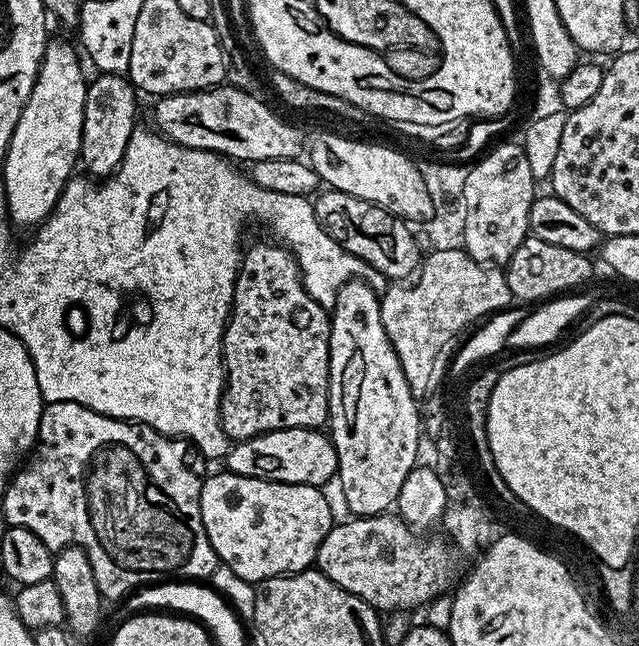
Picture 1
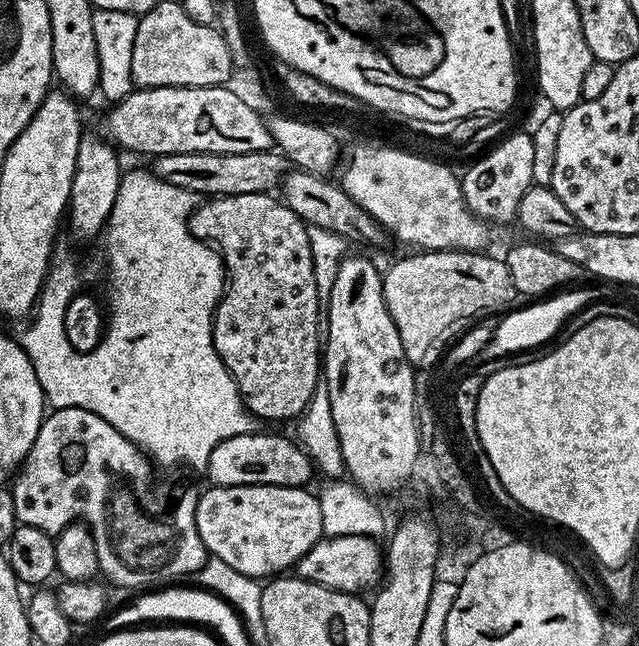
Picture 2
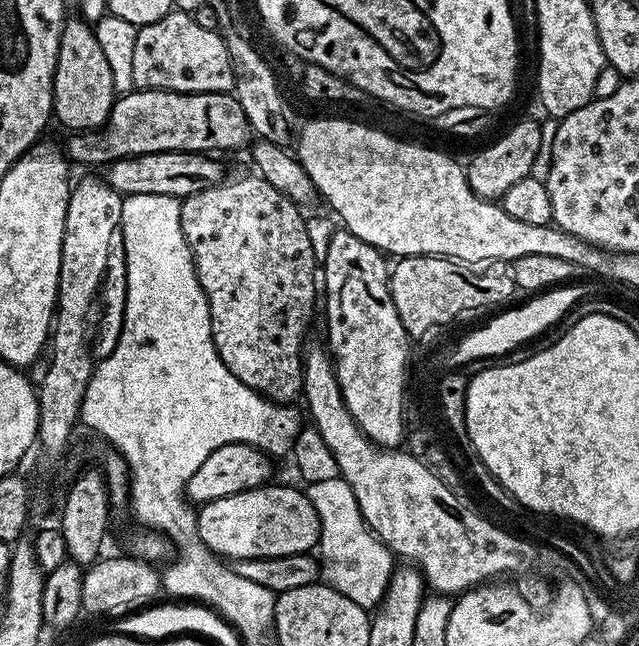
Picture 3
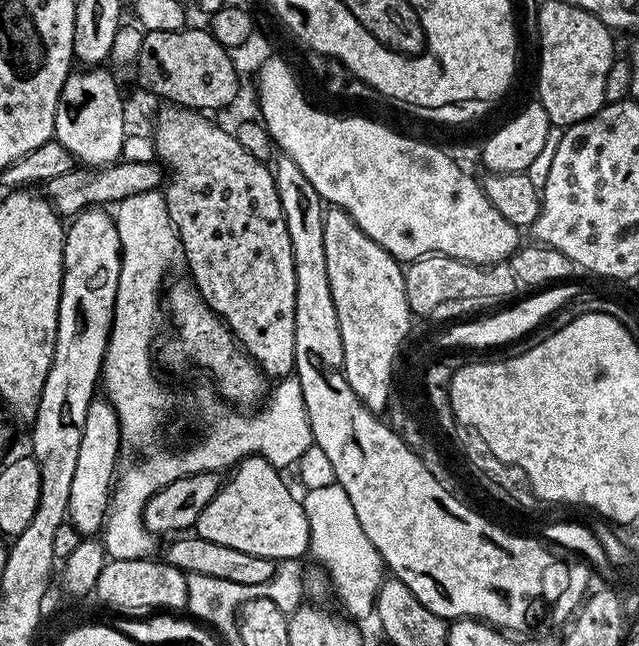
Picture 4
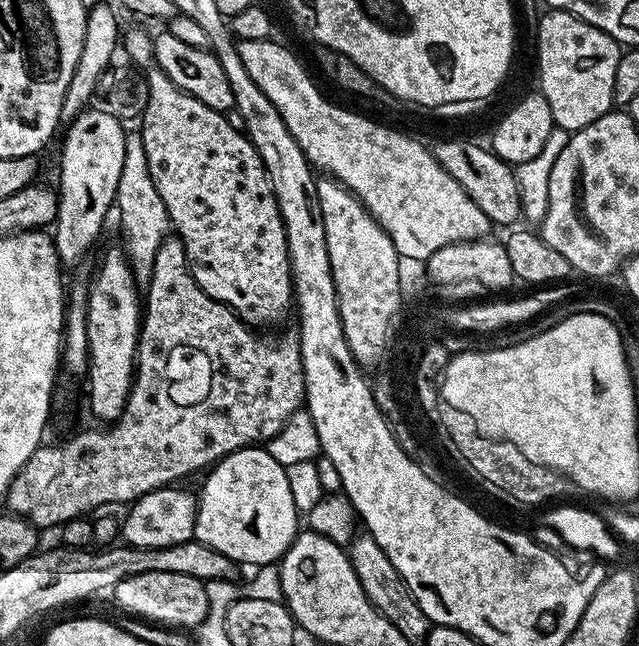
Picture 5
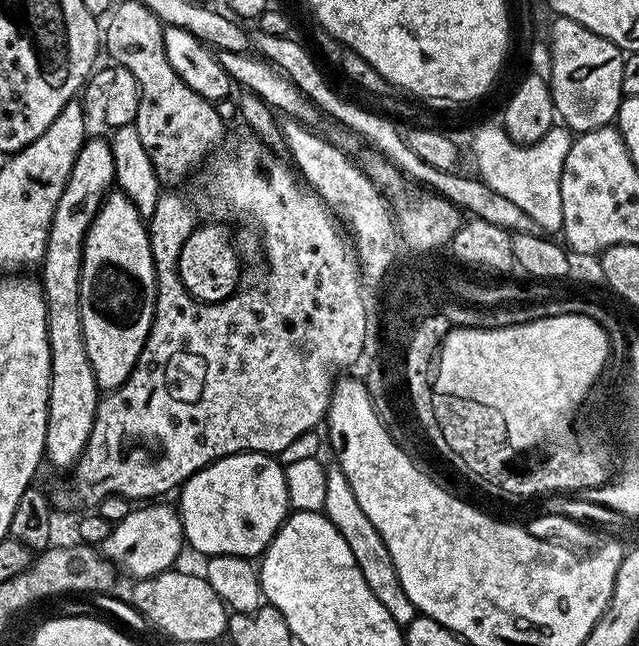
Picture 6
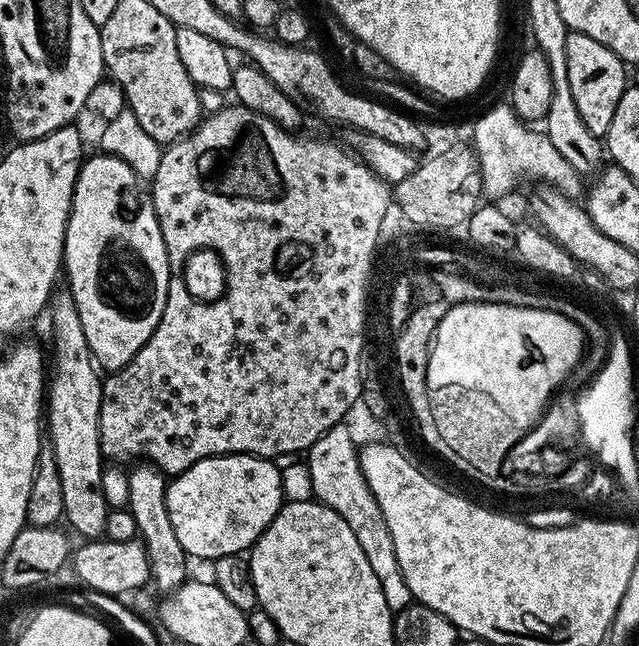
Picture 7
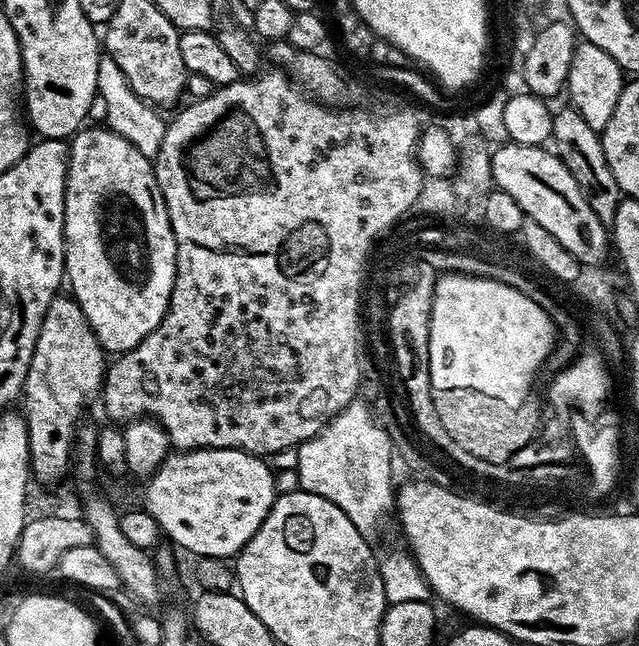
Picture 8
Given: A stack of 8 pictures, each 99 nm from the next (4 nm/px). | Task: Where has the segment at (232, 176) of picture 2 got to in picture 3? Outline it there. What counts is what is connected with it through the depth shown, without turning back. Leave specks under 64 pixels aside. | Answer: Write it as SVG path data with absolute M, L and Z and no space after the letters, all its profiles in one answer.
M155 152L114 160L106 168L108 184L121 196L166 194L183 198L221 183L219 159L199 152Z

